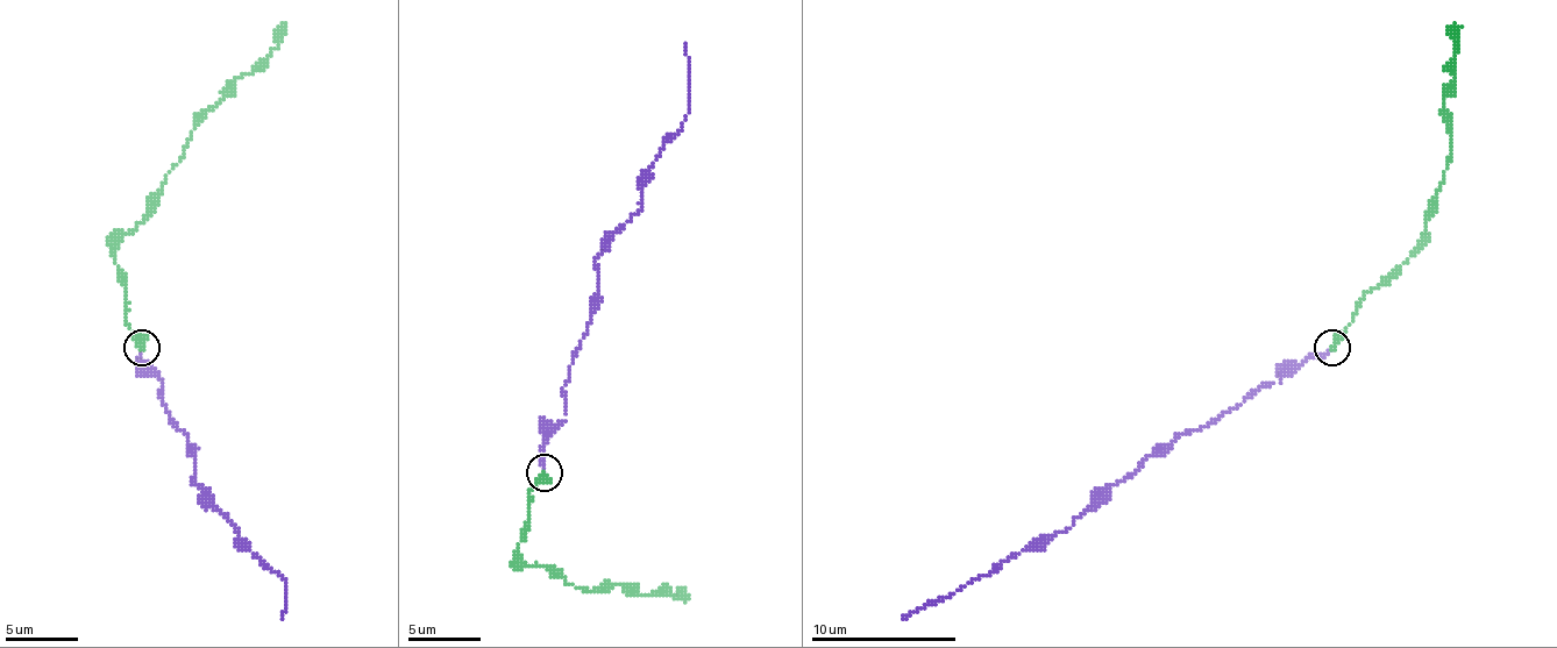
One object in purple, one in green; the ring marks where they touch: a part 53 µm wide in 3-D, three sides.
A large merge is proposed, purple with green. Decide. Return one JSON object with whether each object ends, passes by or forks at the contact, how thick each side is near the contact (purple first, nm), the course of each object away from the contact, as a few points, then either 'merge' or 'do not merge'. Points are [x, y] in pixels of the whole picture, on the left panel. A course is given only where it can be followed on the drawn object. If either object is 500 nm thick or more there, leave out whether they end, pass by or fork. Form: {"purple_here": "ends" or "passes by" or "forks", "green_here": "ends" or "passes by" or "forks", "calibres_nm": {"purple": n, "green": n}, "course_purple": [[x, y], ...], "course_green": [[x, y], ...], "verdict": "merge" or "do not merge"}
{"purple_here": "ends", "green_here": "ends", "calibres_nm": {"purple": 190, "green": 480}, "course_purple": [[140, 350], [162, 383], [158, 397], [194, 455], [191, 481], [239, 532], [242, 542], [285, 583], [282, 619]], "course_green": [[140, 347], [126, 321], [119, 241], [143, 219], [148, 201], [224, 92], [278, 44], [285, 23]], "verdict": "merge"}

